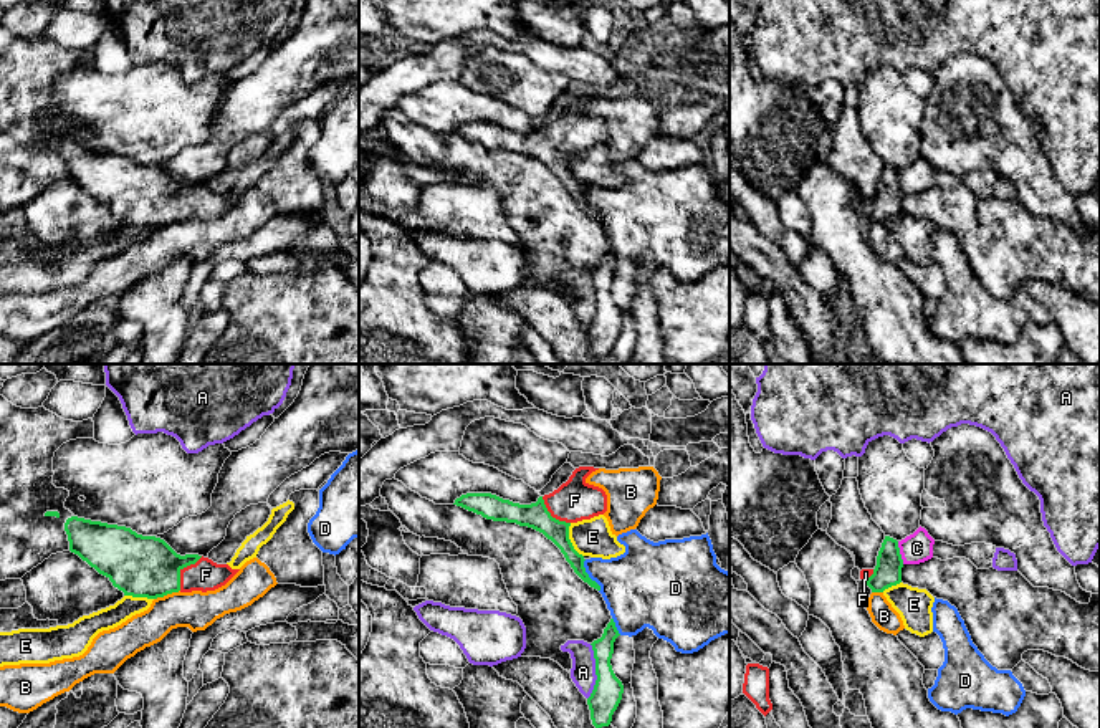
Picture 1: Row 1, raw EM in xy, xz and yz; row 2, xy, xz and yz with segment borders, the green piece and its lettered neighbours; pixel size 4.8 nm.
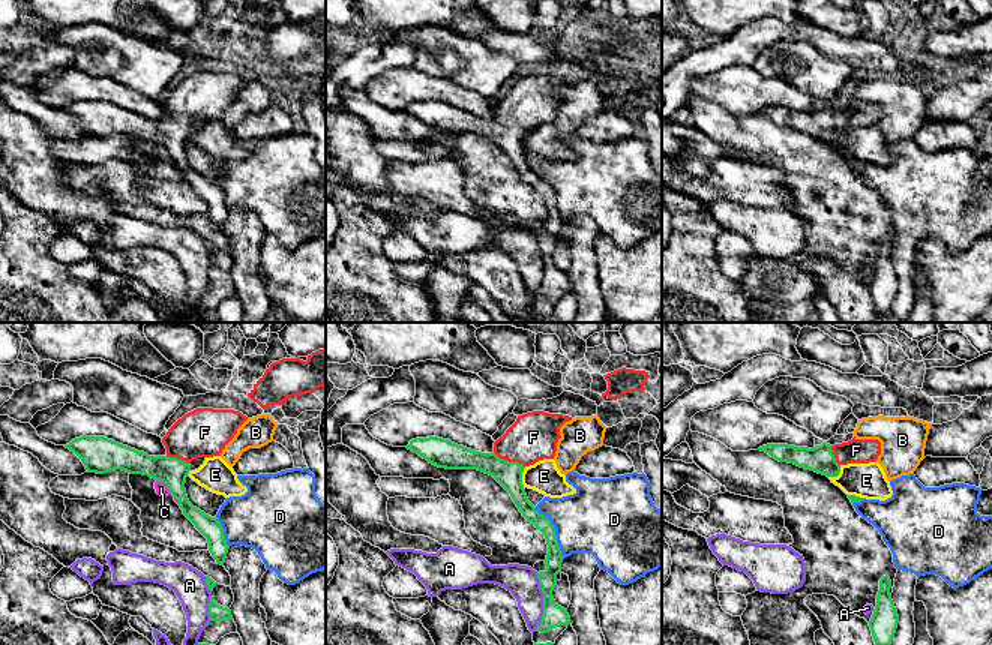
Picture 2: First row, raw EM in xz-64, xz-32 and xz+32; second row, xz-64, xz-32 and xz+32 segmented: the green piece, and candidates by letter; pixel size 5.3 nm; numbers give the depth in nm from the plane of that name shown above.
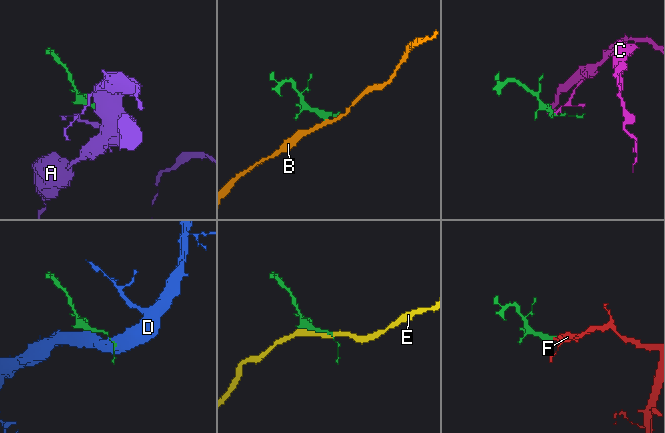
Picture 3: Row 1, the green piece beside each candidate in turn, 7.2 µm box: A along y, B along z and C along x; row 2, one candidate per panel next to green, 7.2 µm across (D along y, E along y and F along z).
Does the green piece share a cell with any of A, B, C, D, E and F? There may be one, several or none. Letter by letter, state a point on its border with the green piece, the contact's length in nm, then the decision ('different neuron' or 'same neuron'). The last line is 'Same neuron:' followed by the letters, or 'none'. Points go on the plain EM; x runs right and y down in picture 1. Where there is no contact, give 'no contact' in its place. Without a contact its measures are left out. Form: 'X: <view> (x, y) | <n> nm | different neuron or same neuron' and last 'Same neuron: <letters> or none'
A: xz (596, 301) | 280 nm | different neuron
B: xy (166, 224) | 140 nm | different neuron
C: yz (899, 182) | 120 nm | different neuron
D: xz (588, 205) | 180 nm | different neuron
E: xz (569, 169) | 180 nm | different neuron
F: xy (182, 197) | 200 nm | same neuron
Same neuron: F

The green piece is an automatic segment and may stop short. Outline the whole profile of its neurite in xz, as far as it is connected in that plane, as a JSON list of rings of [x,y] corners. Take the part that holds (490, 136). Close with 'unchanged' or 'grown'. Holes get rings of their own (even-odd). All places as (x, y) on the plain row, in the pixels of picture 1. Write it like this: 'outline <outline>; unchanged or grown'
outline [[[576,98],[566,113],[552,122],[539,126],[531,134],[513,132],[491,122],[466,122],[457,127],[453,134],[486,149],[516,152],[543,162],[561,179],[574,202],[591,217],[600,220],[600,215],[586,202],[584,185],[574,179],[569,169],[572,152],[591,149],[607,141],[605,121],[586,111],[595,99],[599,98]]]; grown

